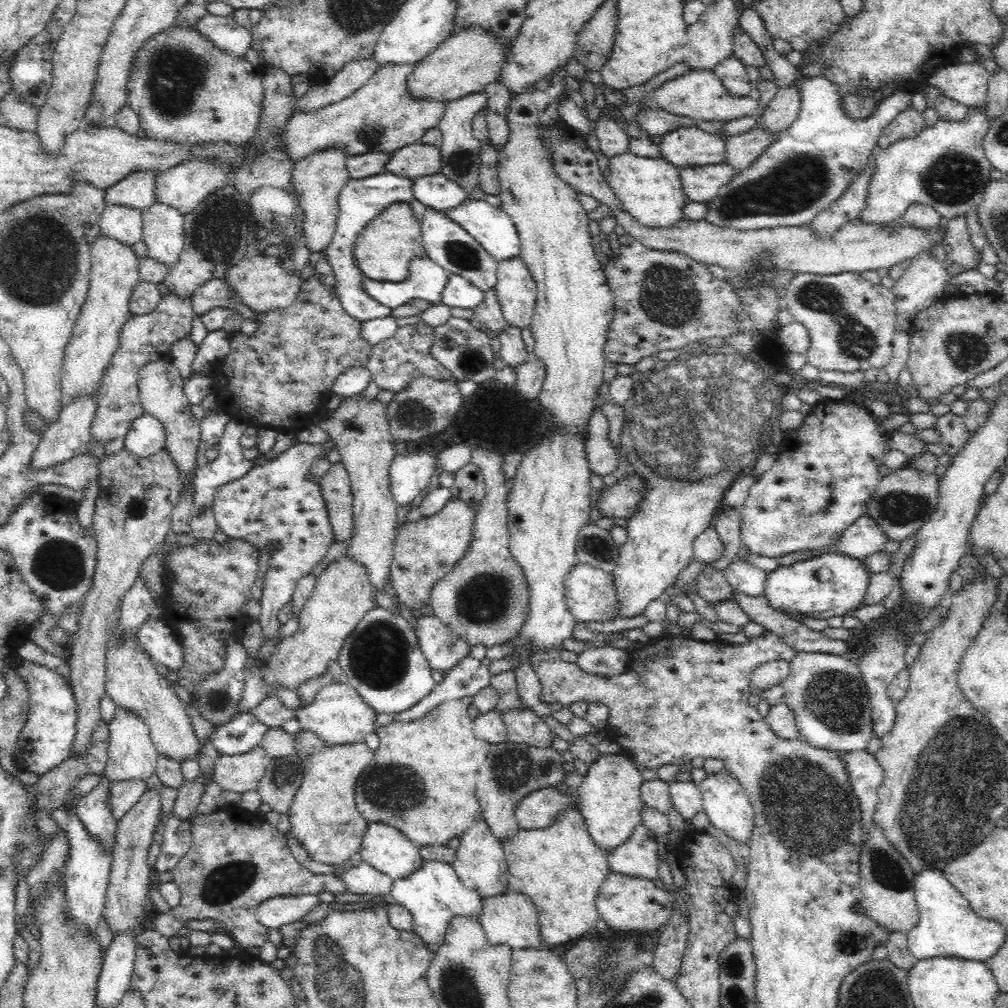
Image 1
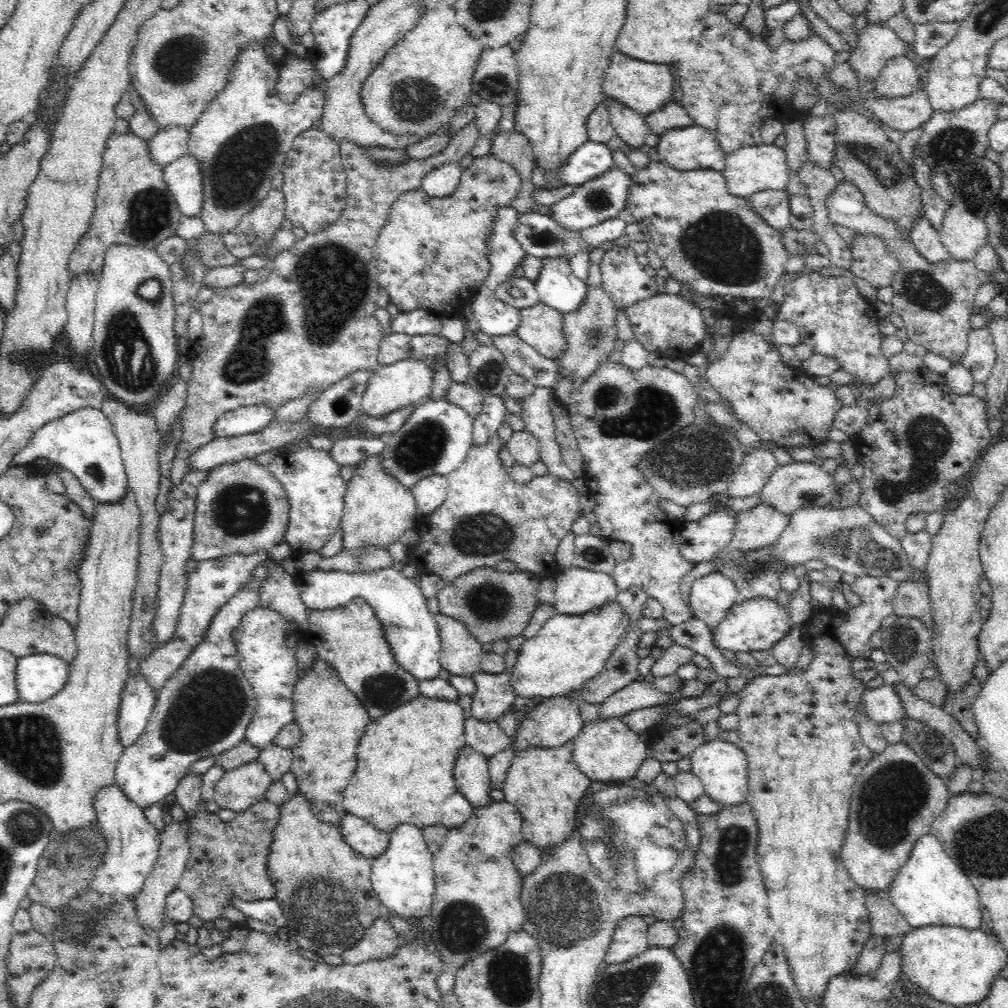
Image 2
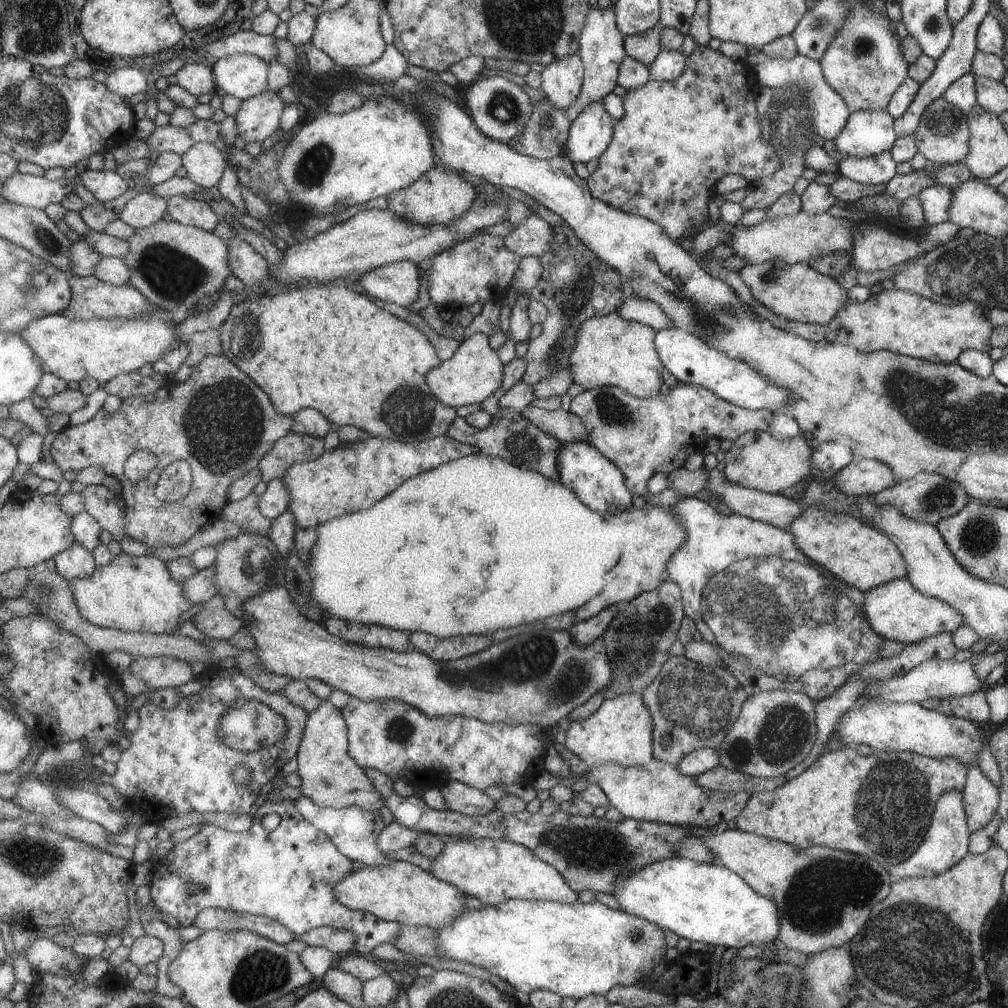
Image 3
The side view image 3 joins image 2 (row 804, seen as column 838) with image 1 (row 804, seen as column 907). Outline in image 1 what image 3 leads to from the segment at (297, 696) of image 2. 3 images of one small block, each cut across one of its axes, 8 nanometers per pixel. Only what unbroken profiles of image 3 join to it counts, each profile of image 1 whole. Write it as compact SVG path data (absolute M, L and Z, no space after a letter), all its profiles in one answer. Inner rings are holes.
M304 731L295 735L295 752L302 759L304 778L289 808L291 834L311 860L330 867L338 866L359 852L367 831L369 822L358 810L355 801L355 786L361 772L371 763L374 752L363 742L327 745L314 732Z

